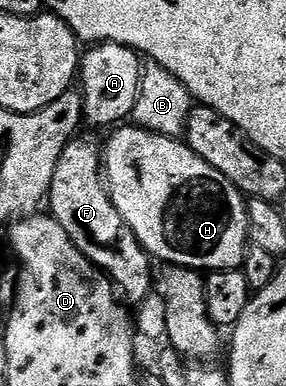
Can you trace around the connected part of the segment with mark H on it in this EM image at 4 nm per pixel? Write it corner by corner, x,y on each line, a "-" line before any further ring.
135,124
121,125
111,134
112,139
102,146
102,173
108,195
148,255
160,264
184,266
197,272
232,272
245,263
250,250
248,203
238,187
230,184
222,172
210,168
180,138
155,134

